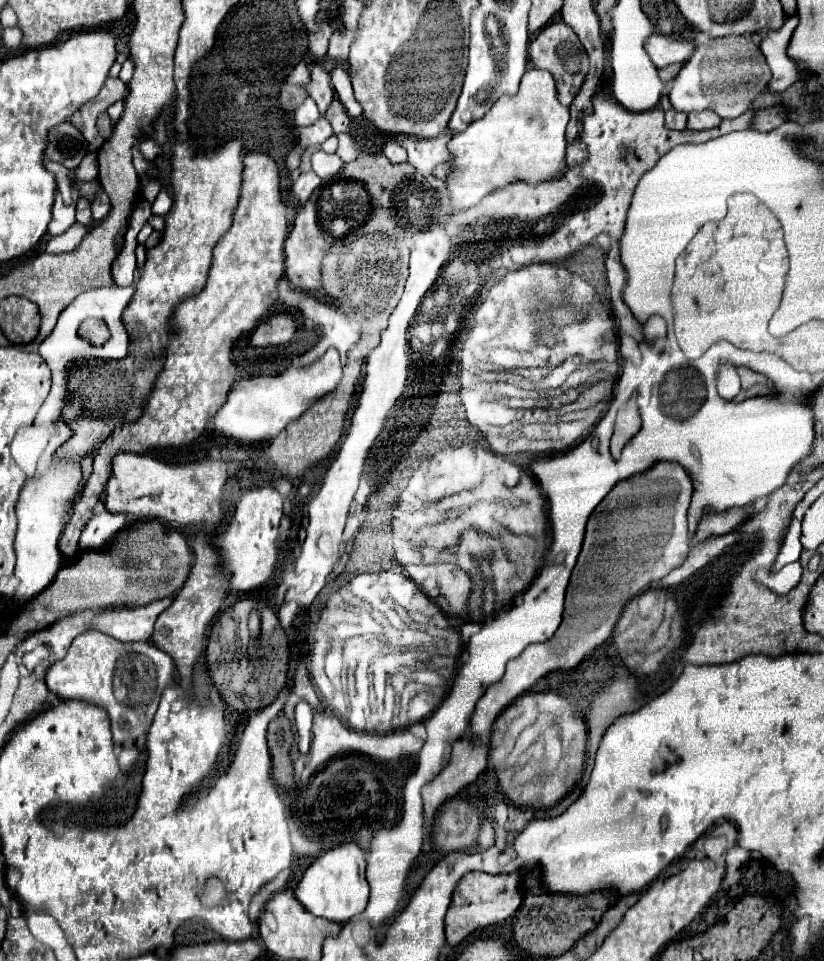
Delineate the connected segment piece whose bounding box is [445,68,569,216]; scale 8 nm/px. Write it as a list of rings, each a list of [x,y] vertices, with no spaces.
[[[529,68],[515,96],[501,96],[481,120],[475,120],[465,132],[453,134],[449,140],[451,170],[445,178],[451,200],[449,216],[479,204],[483,196],[515,182],[541,184],[559,180],[567,172],[567,122],[569,108],[557,98],[553,76],[545,70]]]

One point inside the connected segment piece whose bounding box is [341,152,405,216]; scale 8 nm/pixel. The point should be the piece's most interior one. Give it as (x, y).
(379, 176)

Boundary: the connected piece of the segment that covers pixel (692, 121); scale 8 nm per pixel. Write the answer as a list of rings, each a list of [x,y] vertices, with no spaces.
[[[705,110],[705,112],[691,112],[689,114],[689,124],[687,128],[691,130],[711,130],[711,128],[717,128],[721,124],[721,116],[717,116],[715,112],[711,110]]]

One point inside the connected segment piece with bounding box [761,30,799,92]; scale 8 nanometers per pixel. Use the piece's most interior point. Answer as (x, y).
(784, 72)

